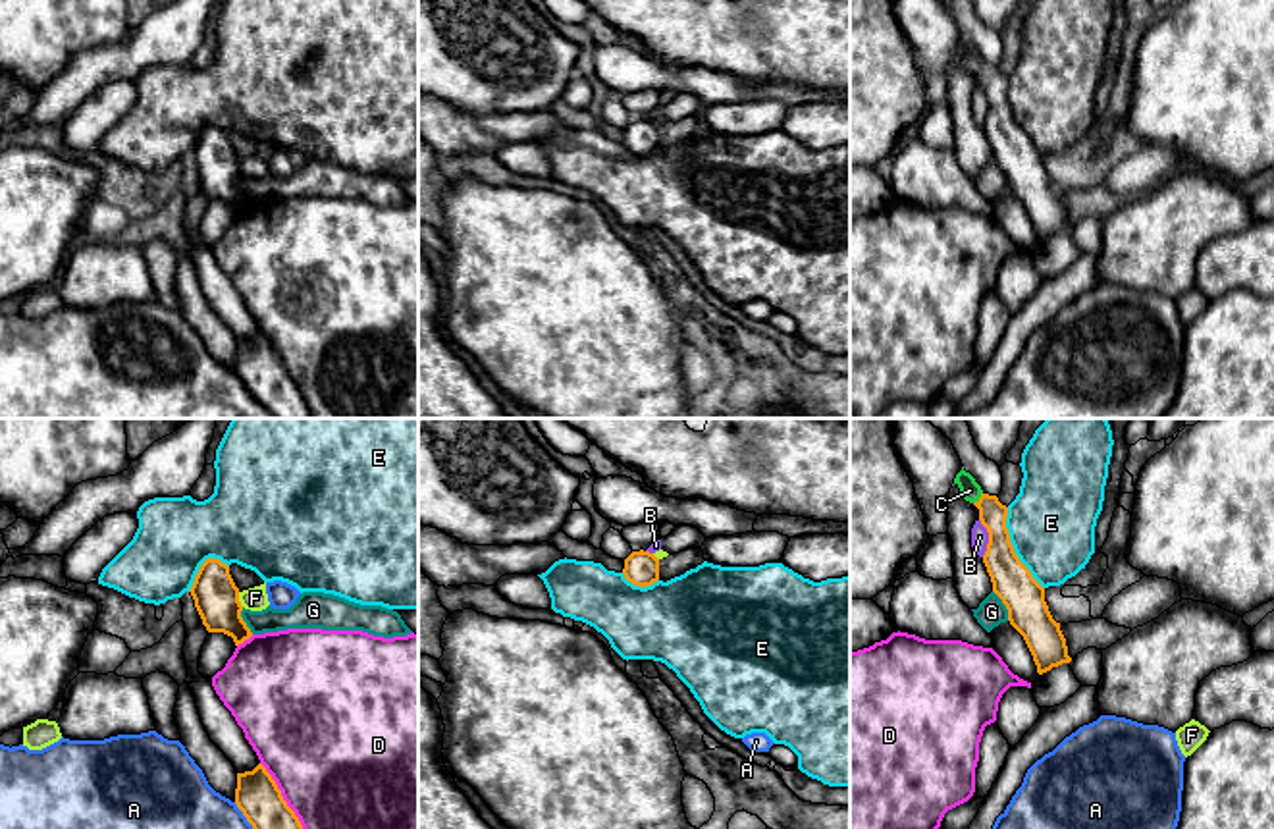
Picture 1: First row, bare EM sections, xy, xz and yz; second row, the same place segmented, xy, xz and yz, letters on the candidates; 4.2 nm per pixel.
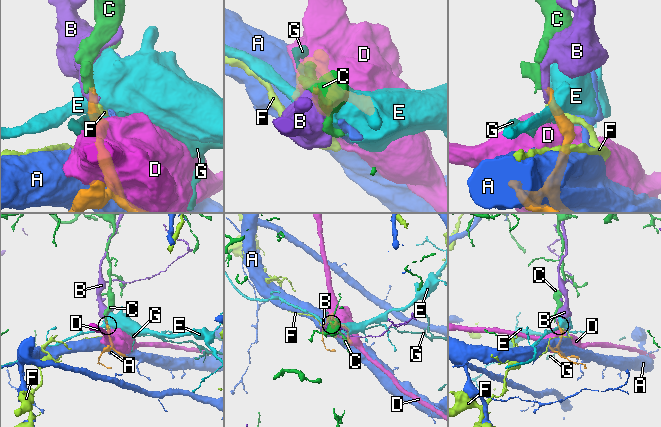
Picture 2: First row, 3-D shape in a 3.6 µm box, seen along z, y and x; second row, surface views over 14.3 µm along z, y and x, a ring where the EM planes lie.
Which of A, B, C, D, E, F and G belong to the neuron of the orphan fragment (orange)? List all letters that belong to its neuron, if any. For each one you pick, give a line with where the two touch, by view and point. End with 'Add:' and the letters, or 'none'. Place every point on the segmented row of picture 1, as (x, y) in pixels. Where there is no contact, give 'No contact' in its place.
C: Touches orange at yz (980, 498)
Add: C

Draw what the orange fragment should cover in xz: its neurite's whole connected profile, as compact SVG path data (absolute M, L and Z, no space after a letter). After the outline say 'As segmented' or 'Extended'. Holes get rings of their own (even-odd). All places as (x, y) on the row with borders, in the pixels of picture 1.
M632 551L624 559L623 575L634 586L651 586L659 580L659 559L650 551Z. As segmented

